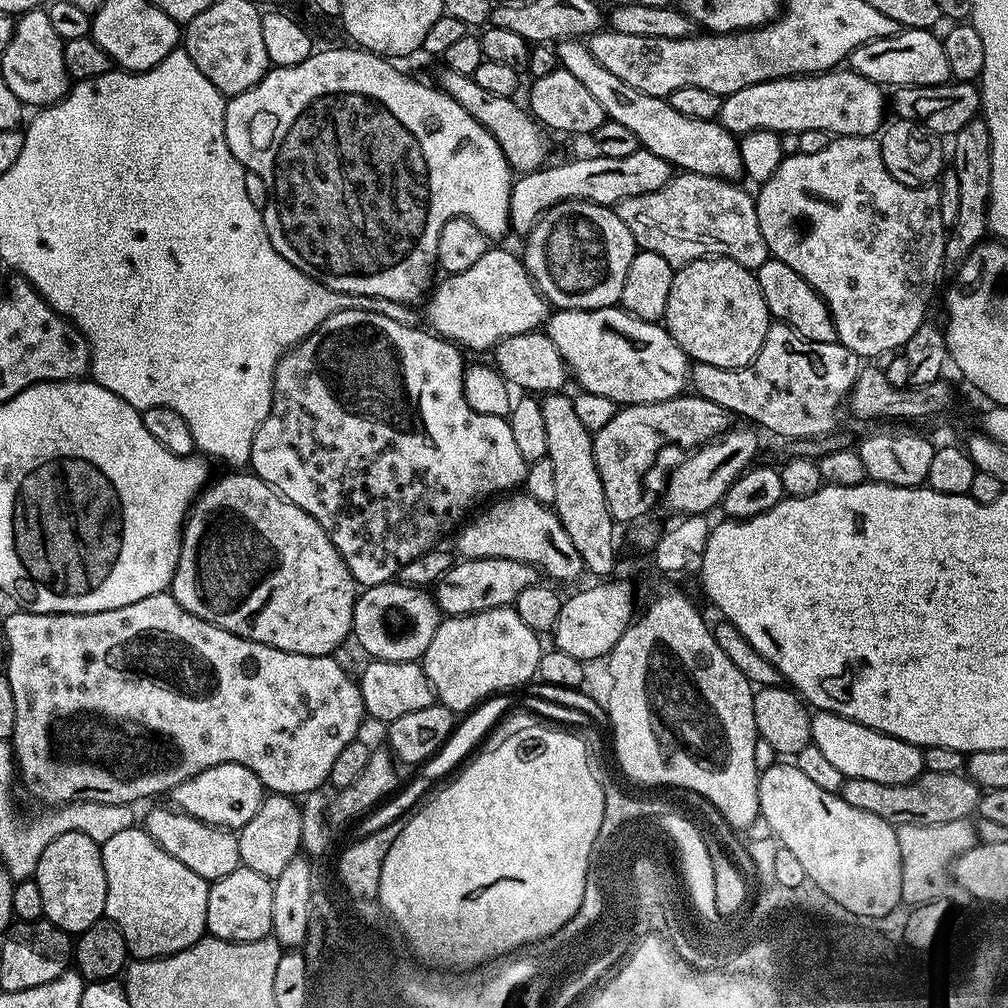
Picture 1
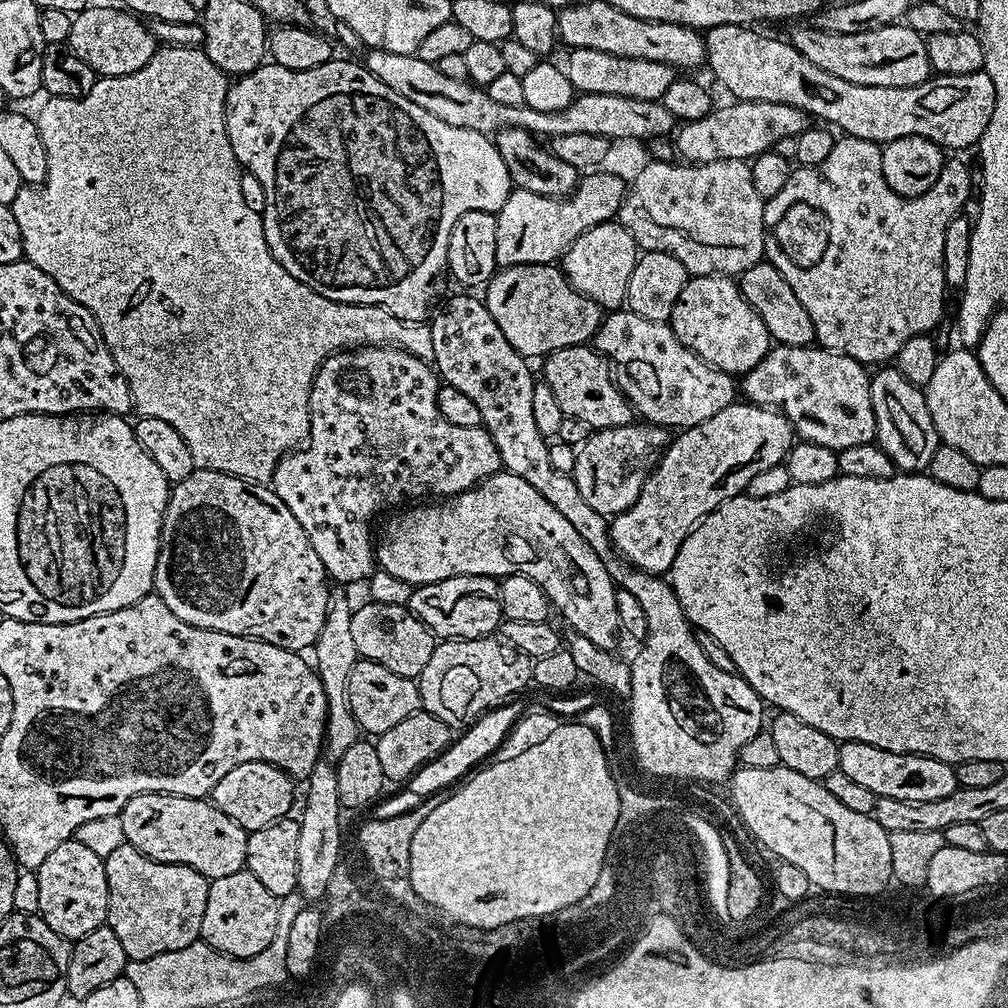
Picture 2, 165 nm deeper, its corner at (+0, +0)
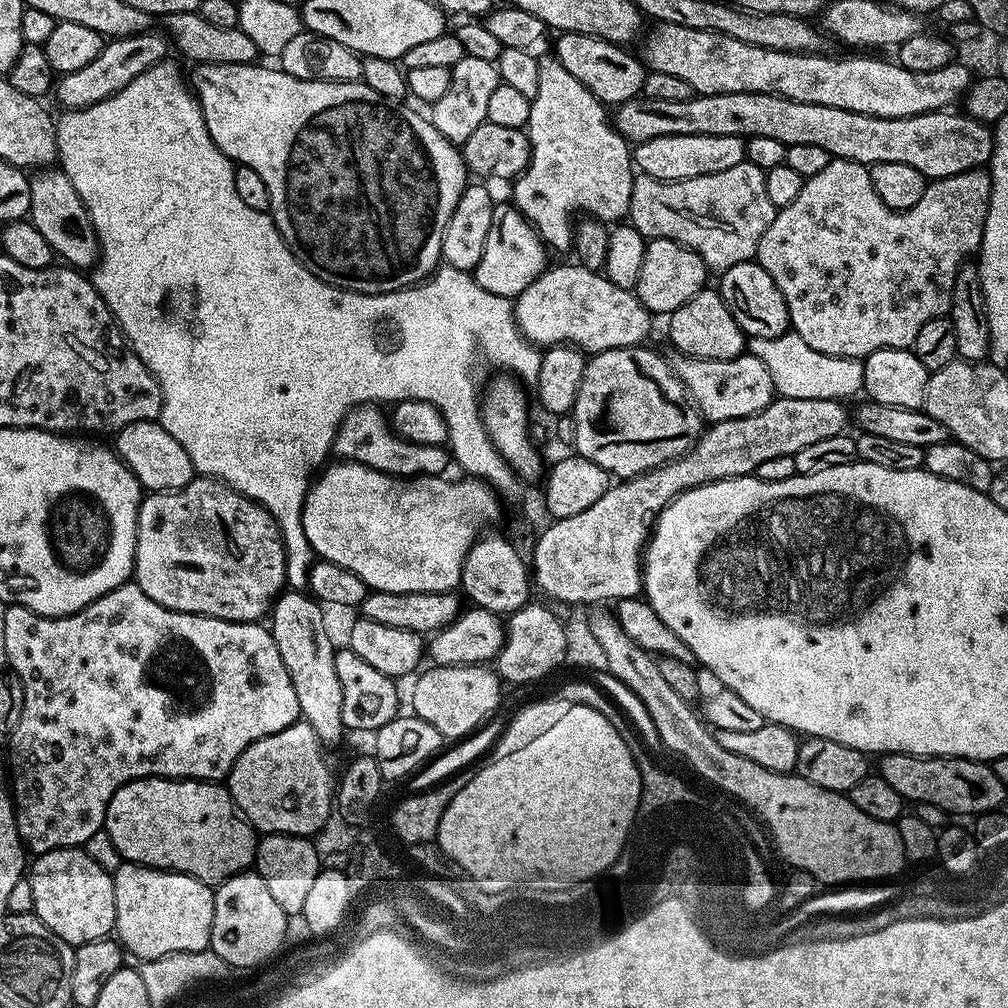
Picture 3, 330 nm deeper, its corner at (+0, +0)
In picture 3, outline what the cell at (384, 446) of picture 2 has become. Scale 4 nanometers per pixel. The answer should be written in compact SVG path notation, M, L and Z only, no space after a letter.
M361 406L344 417L334 445L335 455L340 455L337 457L341 461L361 464L378 472L384 472L387 476L401 478L438 476L447 473L448 464L450 465L447 451L424 447L401 439L390 427L389 417L385 414L383 416L379 411L383 412L376 406Z

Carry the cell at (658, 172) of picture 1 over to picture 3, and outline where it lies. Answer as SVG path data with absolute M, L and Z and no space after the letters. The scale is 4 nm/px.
M497 203L493 207L490 234L486 234L486 250L482 250L482 258L474 270L474 279L482 290L490 294L515 298L532 284L535 277L546 271L546 245L521 213L514 206L505 204Z

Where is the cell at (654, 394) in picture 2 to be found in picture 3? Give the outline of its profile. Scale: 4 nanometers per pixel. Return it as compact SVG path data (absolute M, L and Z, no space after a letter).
M751 354L735 356L733 360L697 360L691 356L681 355L680 361L675 361L674 371L678 379L684 384L691 403L695 404L701 417L705 421L737 420L747 416L757 416L766 406L770 406L774 399L774 389L769 370L758 357Z

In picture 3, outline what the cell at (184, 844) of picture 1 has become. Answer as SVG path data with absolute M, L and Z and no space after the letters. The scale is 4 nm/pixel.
M131 780L110 798L104 828L125 861L142 864L146 868L185 872L205 882L219 882L245 871L253 863L258 843L252 825L232 801L232 793L223 783L206 780Z

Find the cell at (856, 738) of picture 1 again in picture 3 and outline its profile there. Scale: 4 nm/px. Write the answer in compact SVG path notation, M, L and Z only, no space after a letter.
M889 752L879 757L878 774L906 802L929 804L944 809L948 814L961 812L975 818L982 812L994 812L1006 796L998 774L987 763L978 760L957 760L955 758L929 758L927 756L907 756L901 752Z

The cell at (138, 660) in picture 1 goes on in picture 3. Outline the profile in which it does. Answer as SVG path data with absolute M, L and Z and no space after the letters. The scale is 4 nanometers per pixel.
M135 582L123 584L113 592L107 592L102 598L93 604L87 604L82 611L75 612L72 616L41 618L20 604L5 607L3 610L2 643L6 646L6 660L7 663L12 663L9 664L11 671L15 672L24 687L22 719L12 732L12 745L8 748L8 764L12 767L10 795L16 809L16 829L29 853L39 854L53 852L59 848L80 848L87 845L91 836L104 828L104 816L108 812L112 795L131 780L167 778L223 781L236 765L236 759L251 744L278 734L301 719L290 674L286 672L275 638L263 623L238 624L233 620L218 620L213 616L191 616L189 612L174 612L158 606L158 602L151 600Z

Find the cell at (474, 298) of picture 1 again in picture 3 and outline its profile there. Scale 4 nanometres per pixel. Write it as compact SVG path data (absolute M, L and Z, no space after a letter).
M578 262L571 263L560 264L557 268L549 267L541 276L535 277L532 284L526 286L526 290L522 290L520 296L515 297L516 325L519 326L525 340L544 350L557 344L566 344L580 349L585 354L643 345L647 341L644 339L647 338L648 331L652 328L654 316L636 299L635 291L614 286L614 282L610 282L607 275L592 272Z

